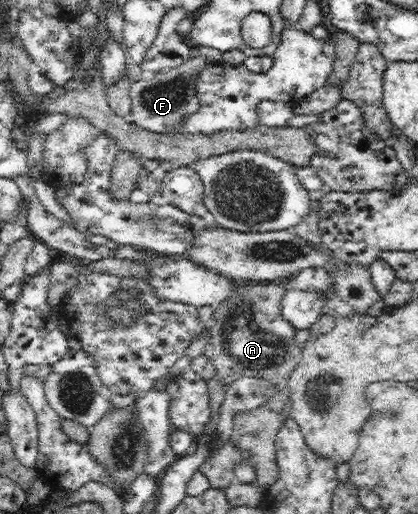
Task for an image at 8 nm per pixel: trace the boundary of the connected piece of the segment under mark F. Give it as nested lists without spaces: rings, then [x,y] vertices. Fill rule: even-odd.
[[[205,55],[189,57],[179,66],[157,71],[149,80],[138,80],[130,85],[132,107],[130,121],[138,127],[149,132],[157,132],[159,135],[169,132],[182,132],[179,124],[199,110],[200,102],[197,97],[197,78],[199,72],[208,64]]]

